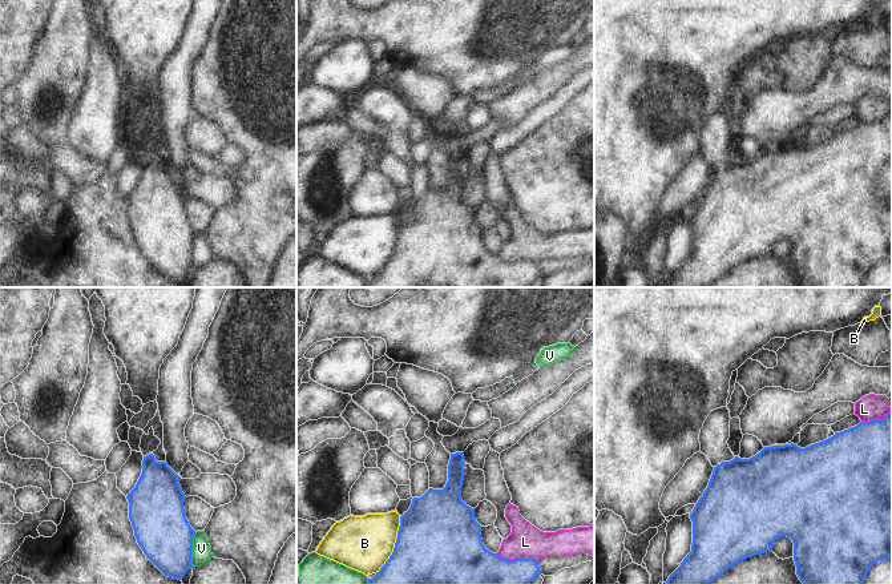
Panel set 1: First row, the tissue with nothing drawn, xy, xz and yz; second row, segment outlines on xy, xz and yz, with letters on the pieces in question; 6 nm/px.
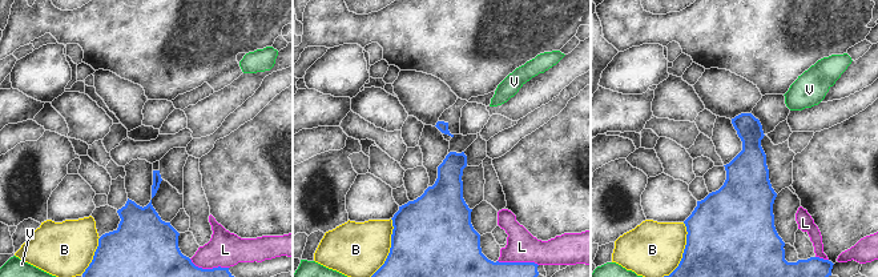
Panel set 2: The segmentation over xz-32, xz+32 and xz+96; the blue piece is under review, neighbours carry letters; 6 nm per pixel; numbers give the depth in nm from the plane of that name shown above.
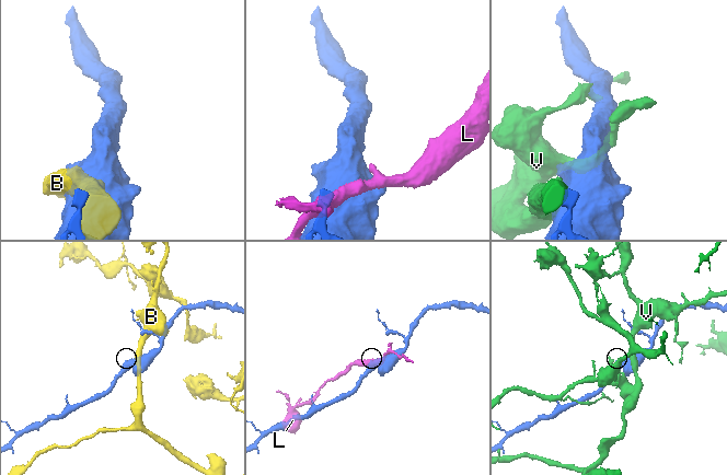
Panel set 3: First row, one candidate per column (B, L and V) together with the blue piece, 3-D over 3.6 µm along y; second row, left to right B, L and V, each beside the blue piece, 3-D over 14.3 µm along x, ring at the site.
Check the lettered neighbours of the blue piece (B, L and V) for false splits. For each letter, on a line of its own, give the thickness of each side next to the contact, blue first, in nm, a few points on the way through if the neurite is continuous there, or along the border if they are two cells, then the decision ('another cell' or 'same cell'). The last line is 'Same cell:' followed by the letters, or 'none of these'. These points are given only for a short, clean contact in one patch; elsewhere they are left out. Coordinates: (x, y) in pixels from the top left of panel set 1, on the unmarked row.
B: 500 nm thick on the blue side, 340 nm on the other; another cell
L: 380 nm thick on the blue side, 200 nm on the other; another cell
V: 320 nm thick on the blue side, 110 nm on the other; another cell
Same cell: none of these

